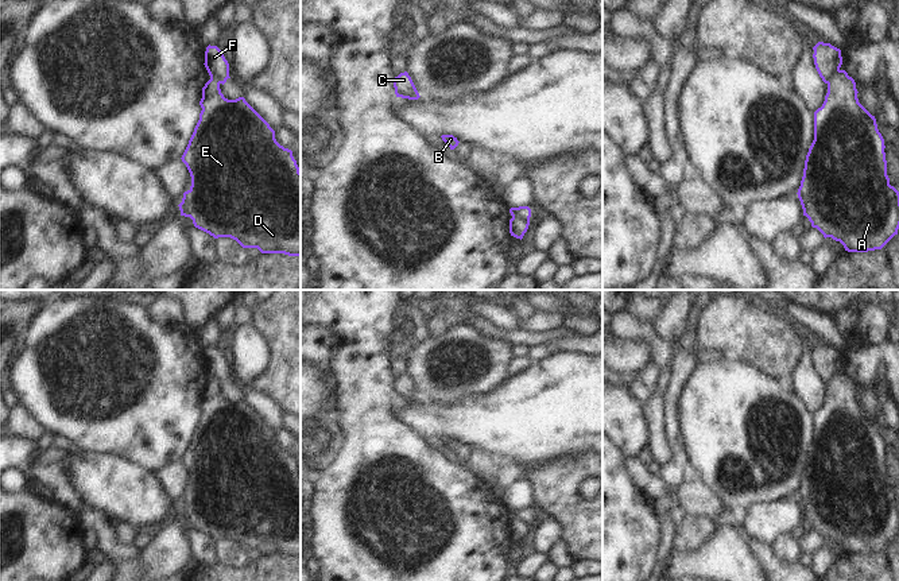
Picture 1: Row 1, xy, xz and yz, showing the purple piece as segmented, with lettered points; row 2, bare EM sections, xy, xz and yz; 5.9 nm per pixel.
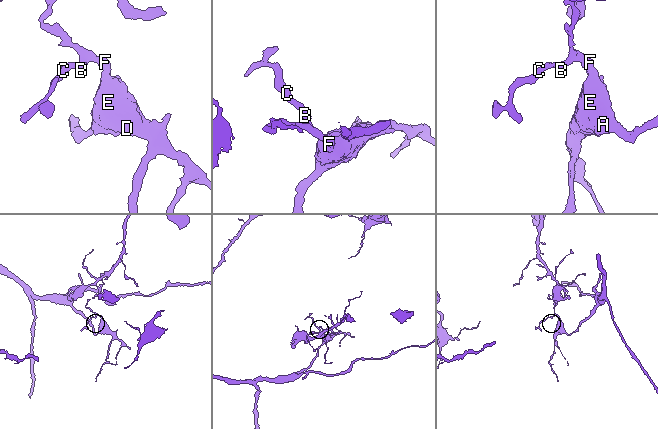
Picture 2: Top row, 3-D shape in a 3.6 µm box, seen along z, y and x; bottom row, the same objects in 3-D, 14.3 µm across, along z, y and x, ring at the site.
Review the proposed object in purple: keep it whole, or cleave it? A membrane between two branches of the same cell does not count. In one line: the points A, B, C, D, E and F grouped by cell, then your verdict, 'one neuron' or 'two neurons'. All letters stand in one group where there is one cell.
A D E / B C F; two neurons

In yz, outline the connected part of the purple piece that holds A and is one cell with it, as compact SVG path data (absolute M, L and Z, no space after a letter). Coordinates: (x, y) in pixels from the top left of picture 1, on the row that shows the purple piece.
M838 70L828 82L821 108L814 112L814 140L798 189L803 216L824 237L840 241L848 252L881 249L899 229L899 191L890 185L884 139L876 119L857 98L856 82Z

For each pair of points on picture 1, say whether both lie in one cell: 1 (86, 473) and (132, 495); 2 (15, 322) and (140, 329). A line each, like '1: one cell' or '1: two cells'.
1: one cell
2: two cells

